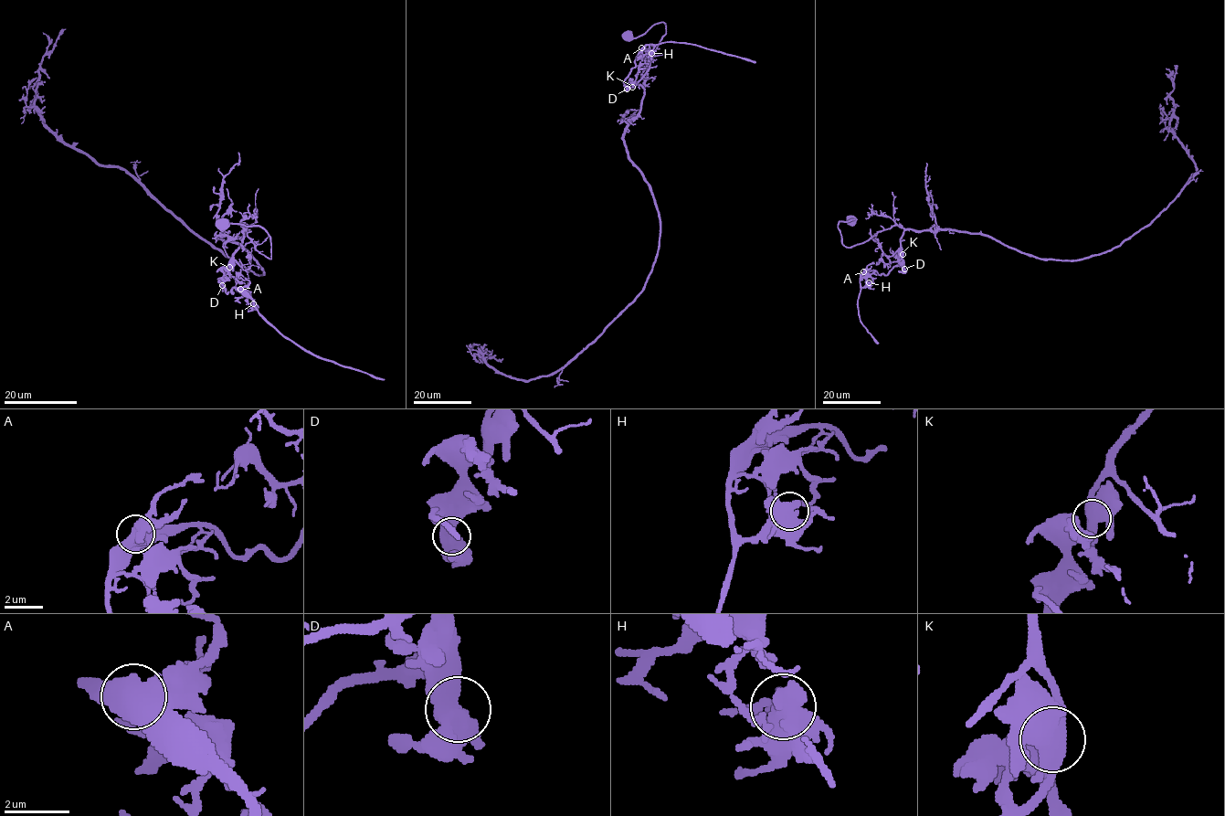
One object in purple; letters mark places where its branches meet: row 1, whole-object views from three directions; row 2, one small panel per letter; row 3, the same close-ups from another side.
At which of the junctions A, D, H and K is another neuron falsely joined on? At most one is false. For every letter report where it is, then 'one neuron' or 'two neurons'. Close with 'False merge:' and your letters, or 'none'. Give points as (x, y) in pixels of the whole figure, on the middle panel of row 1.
A: at (641, 47); one neuron
D: at (627, 89); one neuron
H: at (651, 53); one neuron
K: at (632, 87); two neurons
False merge: K

